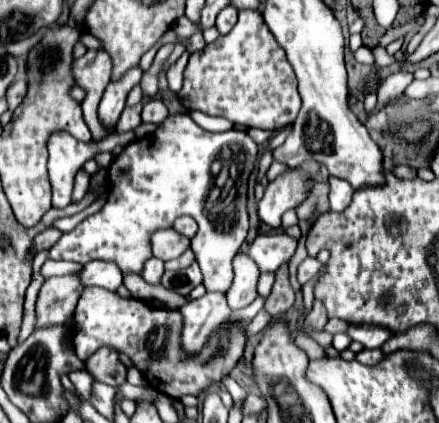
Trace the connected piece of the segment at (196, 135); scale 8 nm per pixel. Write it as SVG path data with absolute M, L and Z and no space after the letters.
M187 113L169 115L153 135L135 139L123 149L119 157L107 169L109 201L101 211L83 219L73 231L65 233L51 249L47 259L53 261L77 261L89 263L93 259L113 261L123 273L141 273L143 263L151 257L149 237L159 227L171 227L175 219L189 215L197 221L199 231L191 239L191 249L203 273L203 285L207 291L225 293L233 281L231 261L237 255L241 243L247 237L247 181L257 161L257 145L245 131L223 131L211 133L199 127Z

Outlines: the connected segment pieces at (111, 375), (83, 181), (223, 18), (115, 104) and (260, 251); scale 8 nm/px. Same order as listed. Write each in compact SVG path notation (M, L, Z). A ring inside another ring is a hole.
M101 347L87 359L91 375L107 385L119 387L127 381L127 365L119 359L119 351L113 347Z
M79 171L75 177L75 191L73 191L73 201L81 201L85 193L89 191L89 173Z
M225 7L219 15L217 15L217 29L221 35L227 35L233 25L237 23L237 9L235 7Z
M133 67L131 71L127 71L125 75L121 75L117 81L111 81L101 97L99 103L99 119L101 123L107 127L107 131L111 131L125 107L125 99L129 95L129 91L141 81L141 67Z
M287 233L257 235L249 245L247 255L257 263L261 273L275 273L283 263L287 263L297 249L297 241Z

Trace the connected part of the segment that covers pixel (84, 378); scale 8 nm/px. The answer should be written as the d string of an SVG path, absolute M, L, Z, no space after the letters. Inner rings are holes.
M73 371L69 373L71 383L75 385L75 391L85 399L91 401L91 385L93 385L93 377L87 371Z

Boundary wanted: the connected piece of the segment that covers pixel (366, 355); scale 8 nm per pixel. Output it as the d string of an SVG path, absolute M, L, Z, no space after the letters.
M363 349L361 353L357 353L357 361L363 365L375 365L383 359L383 351L381 349Z

